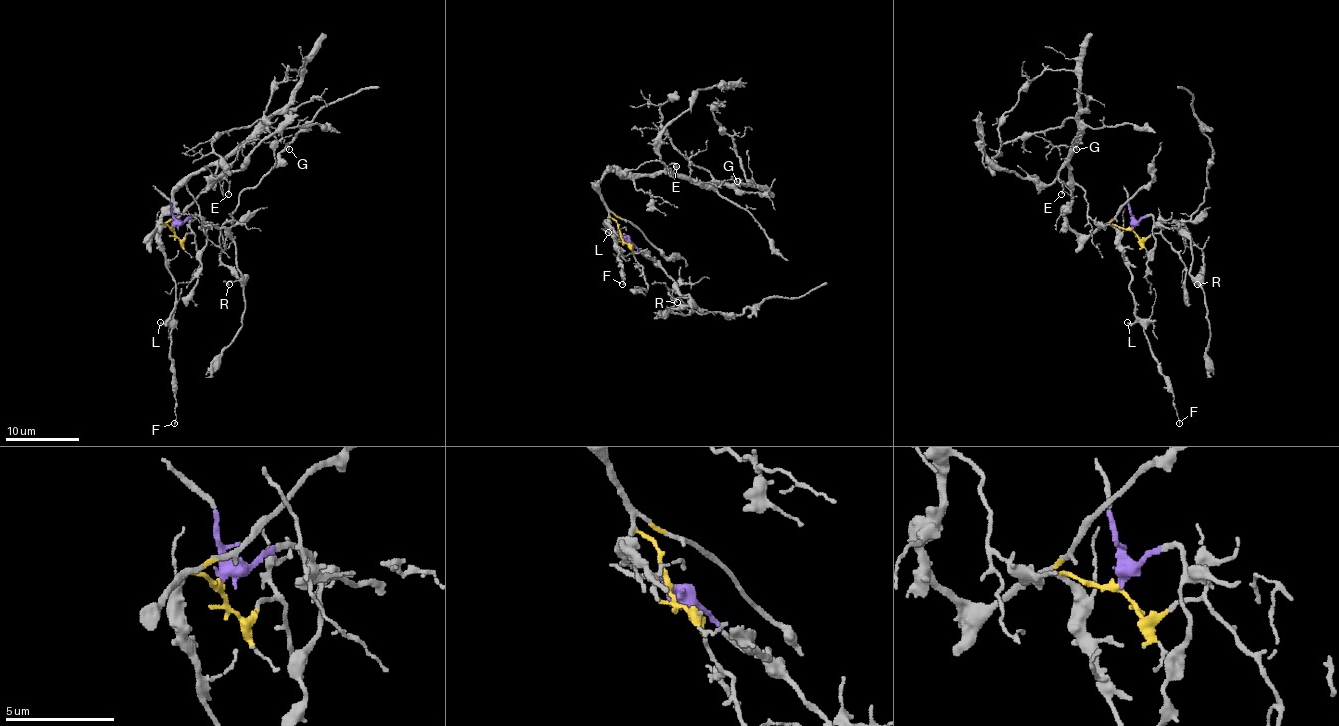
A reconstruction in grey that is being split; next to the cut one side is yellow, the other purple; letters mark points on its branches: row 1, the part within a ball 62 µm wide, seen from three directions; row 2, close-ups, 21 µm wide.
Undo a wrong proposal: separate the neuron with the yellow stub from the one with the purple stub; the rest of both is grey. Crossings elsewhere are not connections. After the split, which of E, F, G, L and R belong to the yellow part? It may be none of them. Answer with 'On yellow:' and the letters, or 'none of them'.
On yellow: E, F, G, L

